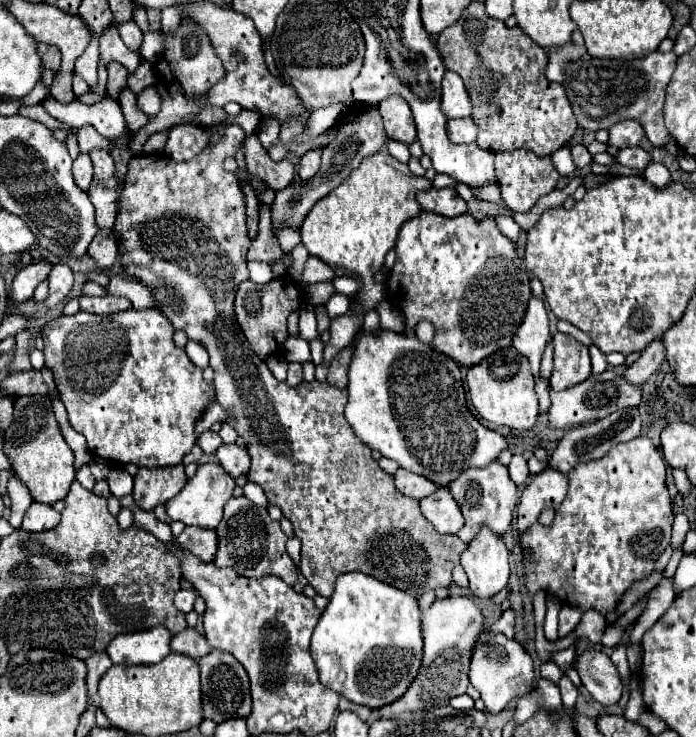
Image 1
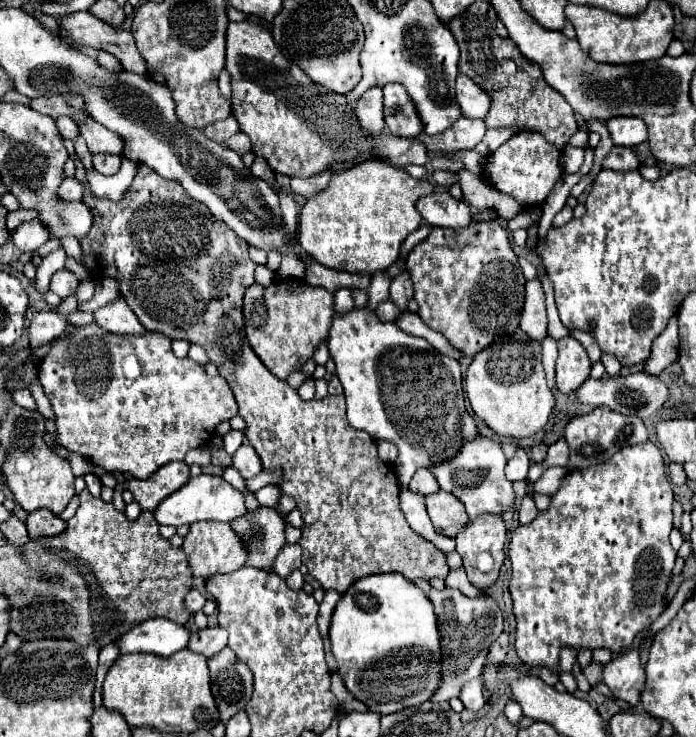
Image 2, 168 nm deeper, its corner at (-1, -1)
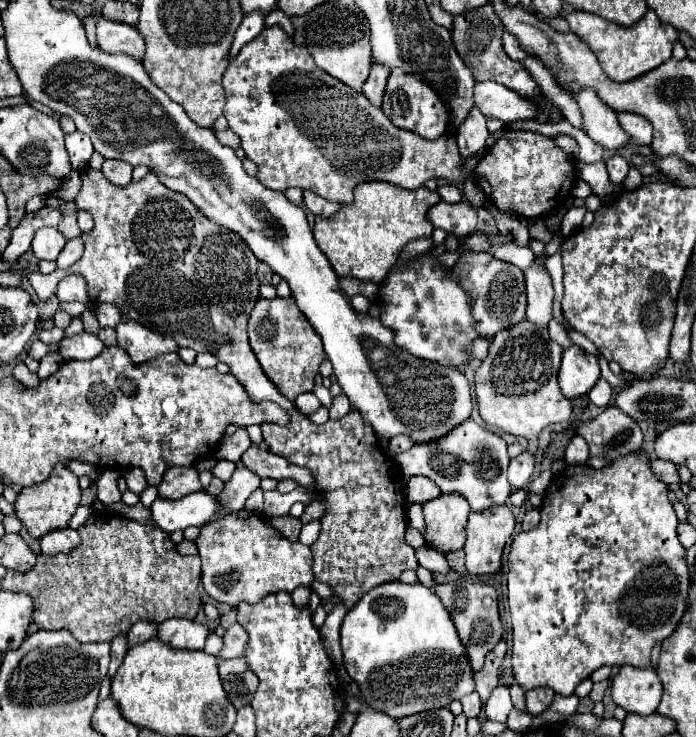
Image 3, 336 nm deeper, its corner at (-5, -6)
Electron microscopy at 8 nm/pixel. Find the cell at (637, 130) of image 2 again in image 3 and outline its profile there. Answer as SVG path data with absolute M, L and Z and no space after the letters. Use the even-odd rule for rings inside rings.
M621 112L619 116L619 124L623 126L623 130L629 134L631 144L633 146L649 146L651 138L653 138L653 128L651 122L639 114L625 114Z

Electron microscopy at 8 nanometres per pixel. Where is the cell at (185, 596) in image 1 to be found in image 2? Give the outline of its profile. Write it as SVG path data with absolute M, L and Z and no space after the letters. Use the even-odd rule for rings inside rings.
M191 589L189 593L187 593L187 597L185 597L185 607L191 611L191 613L197 613L197 611L201 611L203 609L203 605L205 605L205 595L201 595L199 591L195 591L195 589Z

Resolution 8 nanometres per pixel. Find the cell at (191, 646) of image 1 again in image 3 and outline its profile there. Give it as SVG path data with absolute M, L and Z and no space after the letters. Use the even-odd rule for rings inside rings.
M233 624L227 628L223 636L223 648L217 654L217 660L227 660L227 658L237 658L243 656L243 648L247 644L247 634L239 624Z

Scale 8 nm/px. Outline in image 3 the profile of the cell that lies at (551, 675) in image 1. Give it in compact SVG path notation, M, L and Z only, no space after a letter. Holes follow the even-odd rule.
M543 686L543 688L535 688L527 692L527 712L529 714L543 714L551 702L553 702L555 692L551 692L551 688Z

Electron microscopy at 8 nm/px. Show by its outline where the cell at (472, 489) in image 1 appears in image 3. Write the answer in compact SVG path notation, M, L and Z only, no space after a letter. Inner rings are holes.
M473 420L463 422L455 428L455 432L449 432L447 438L435 440L435 444L419 444L403 454L397 454L395 460L405 476L421 474L431 478L447 494L461 494L475 512L505 504L511 494L511 486L507 482L507 442L501 436L477 426Z

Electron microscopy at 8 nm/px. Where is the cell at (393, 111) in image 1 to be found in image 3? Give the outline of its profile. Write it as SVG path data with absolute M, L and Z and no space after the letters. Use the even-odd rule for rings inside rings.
M405 72L389 74L389 84L385 88L381 110L397 128L411 130L411 132L419 134L421 138L433 140L447 132L447 124L449 124L447 108L443 108L439 96L435 96L435 92L431 92L431 86L423 84L421 80L415 80L415 76L407 76Z

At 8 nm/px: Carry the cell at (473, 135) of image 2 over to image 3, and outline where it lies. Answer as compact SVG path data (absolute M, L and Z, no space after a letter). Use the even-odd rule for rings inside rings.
M475 108L469 112L467 120L459 126L457 134L457 146L459 146L459 154L461 158L469 158L473 154L477 154L479 150L485 148L485 142L489 138L487 126L485 126L485 118L475 112Z

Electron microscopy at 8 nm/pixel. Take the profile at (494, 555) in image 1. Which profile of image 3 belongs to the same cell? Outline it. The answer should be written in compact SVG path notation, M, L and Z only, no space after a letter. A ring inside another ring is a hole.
M499 506L499 508L487 508L487 512L471 512L469 522L467 522L467 542L465 542L465 566L467 572L473 576L485 576L485 574L495 574L501 570L501 554L511 538L515 528L515 518L509 510L509 506Z

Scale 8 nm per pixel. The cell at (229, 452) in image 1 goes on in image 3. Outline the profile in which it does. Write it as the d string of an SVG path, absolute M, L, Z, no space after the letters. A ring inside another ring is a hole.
M251 446L243 456L241 462L245 468L249 468L253 474L257 474L259 478L275 478L275 480L283 480L283 478L293 478L299 484L307 486L307 488L315 488L313 484L313 476L311 472L307 472L305 468L293 466L289 464L283 456L277 456L269 450Z

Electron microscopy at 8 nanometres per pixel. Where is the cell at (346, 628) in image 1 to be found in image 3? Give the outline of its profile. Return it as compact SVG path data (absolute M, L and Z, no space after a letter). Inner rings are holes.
M391 582L391 584L381 584L379 588L373 588L371 592L367 592L345 616L343 624L341 624L341 650L343 650L343 658L345 658L345 670L347 674L351 676L351 680L355 680L359 684L359 690L365 698L365 702L373 708L373 710L379 710L379 712L385 712L389 714L391 718L403 718L403 716L411 716L411 714L417 714L417 712L423 712L423 710L433 710L433 708L445 708L449 706L453 700L459 700L461 696L469 694L475 690L475 682L473 682L473 672L471 672L471 666L467 664L467 654L463 652L463 644L459 644L459 636L455 632L455 626L451 624L451 618L449 618L449 612L443 608L439 596L429 590L427 586L423 584L403 584L403 582Z

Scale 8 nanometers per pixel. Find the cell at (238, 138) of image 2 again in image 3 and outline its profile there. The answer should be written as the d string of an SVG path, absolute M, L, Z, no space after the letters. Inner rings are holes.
M225 130L225 132L215 132L215 134L217 134L217 138L219 138L221 144L225 144L225 146L229 146L229 148L233 148L233 150L241 148L241 140L239 140L239 136L237 136L235 132Z

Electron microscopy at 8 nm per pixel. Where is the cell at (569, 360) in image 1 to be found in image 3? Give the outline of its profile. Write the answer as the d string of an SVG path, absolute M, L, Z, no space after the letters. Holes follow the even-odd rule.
M571 346L563 352L559 368L559 386L567 398L587 394L595 386L597 378L599 378L599 364L593 354L585 352L579 346Z

